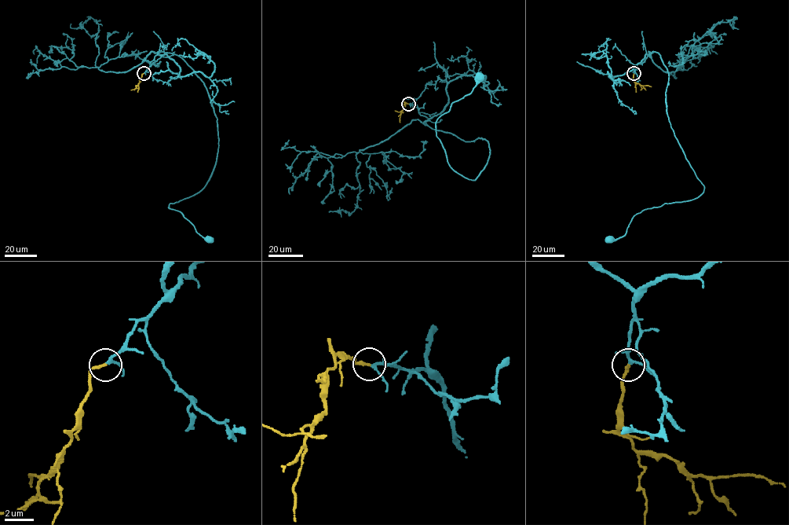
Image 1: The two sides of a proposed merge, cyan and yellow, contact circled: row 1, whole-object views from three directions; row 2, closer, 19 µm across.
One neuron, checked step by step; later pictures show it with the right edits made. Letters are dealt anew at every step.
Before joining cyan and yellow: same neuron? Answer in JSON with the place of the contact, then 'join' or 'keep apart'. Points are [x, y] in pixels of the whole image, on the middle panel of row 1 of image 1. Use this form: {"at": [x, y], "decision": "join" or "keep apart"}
{"at": [408, 104], "decision": "join"}

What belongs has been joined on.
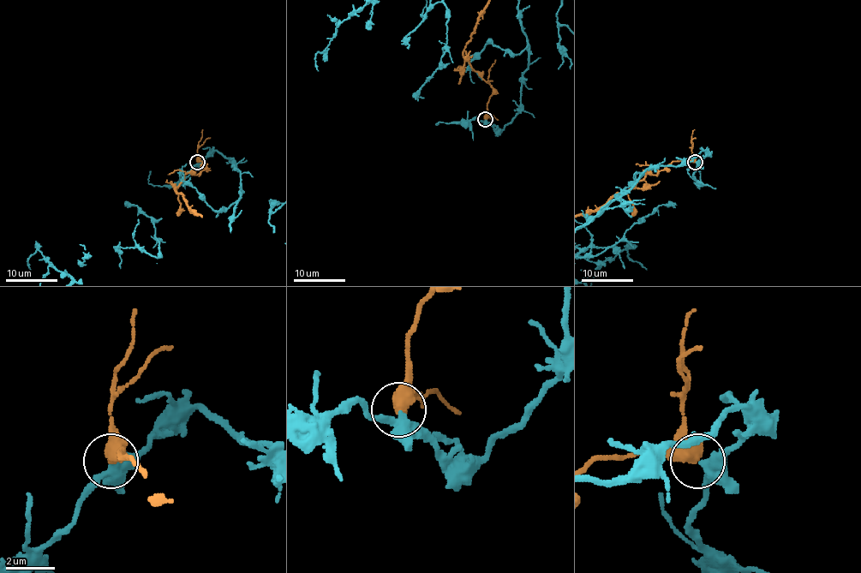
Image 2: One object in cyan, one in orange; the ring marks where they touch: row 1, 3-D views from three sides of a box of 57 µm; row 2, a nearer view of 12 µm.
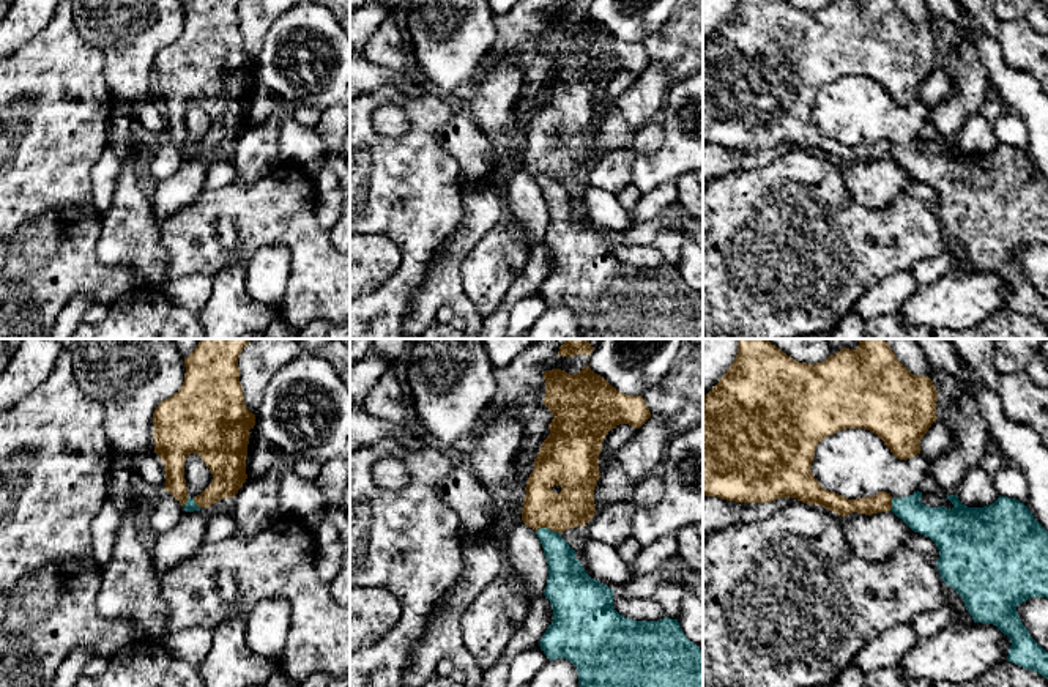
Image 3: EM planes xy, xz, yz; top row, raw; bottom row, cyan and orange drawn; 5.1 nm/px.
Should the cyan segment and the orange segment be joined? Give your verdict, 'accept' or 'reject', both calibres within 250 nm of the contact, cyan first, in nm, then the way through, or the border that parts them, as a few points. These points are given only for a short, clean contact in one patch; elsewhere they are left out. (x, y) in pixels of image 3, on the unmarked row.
reject | 190/200 nm | along xz (536, 177), (547, 175), (560, 181)

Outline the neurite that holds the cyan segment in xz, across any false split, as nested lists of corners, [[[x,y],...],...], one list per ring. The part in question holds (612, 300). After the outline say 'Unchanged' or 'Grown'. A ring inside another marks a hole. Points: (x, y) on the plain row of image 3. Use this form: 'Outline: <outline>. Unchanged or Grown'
Outline: [[[548,175],[536,178],[548,211],[548,224],[544,243],[550,247],[553,268],[542,282],[539,293],[548,307],[566,306],[578,320],[582,339],[703,339],[703,298],[690,288],[678,266],[635,268],[624,265],[613,254],[613,236],[591,225],[575,197]]]. Unchanged

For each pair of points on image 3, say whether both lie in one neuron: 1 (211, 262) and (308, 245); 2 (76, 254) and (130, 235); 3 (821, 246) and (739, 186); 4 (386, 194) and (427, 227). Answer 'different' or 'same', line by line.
1: same
2: different
3: same
4: same

